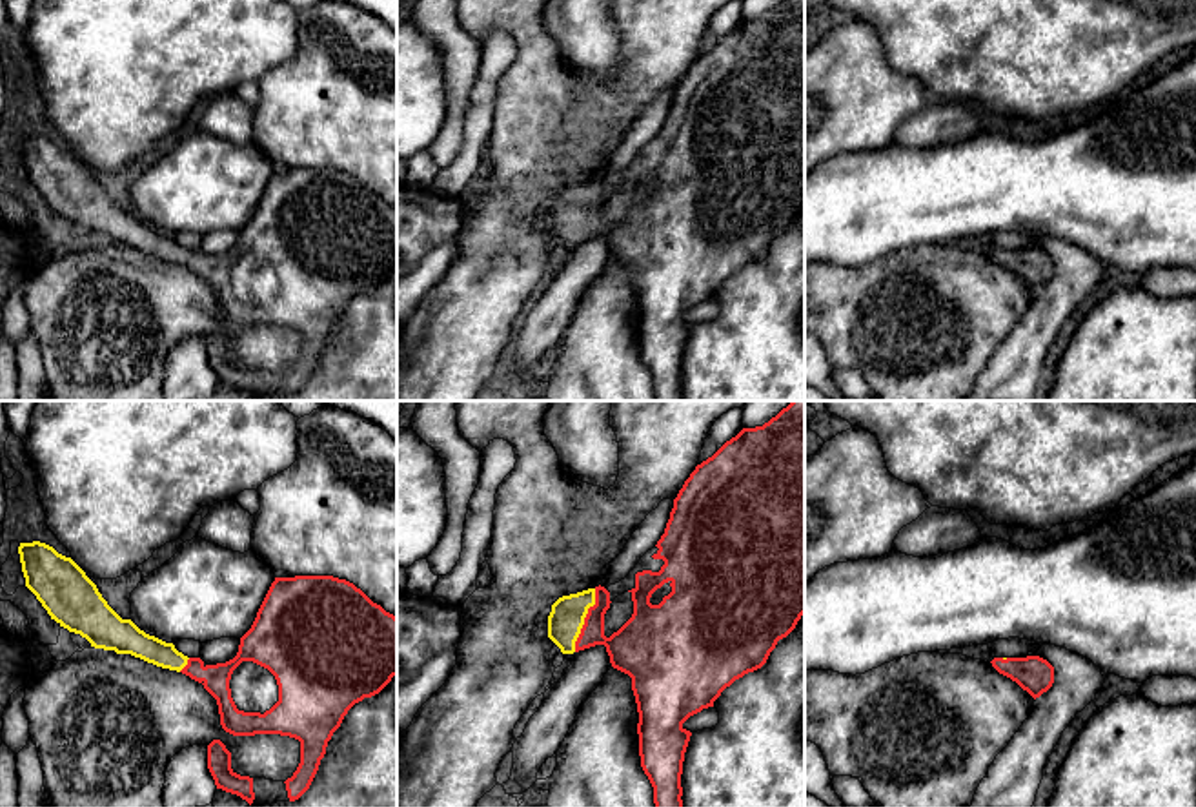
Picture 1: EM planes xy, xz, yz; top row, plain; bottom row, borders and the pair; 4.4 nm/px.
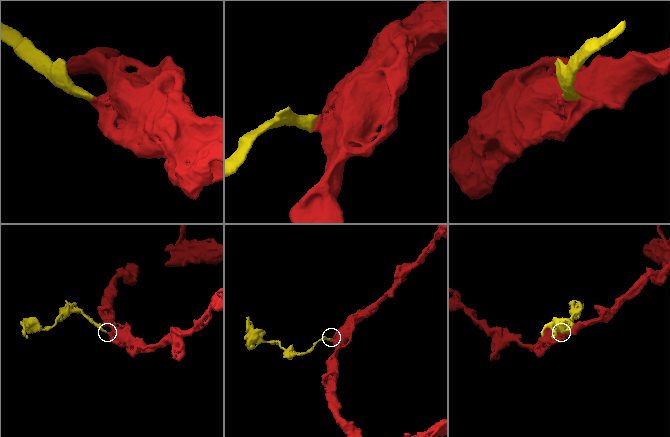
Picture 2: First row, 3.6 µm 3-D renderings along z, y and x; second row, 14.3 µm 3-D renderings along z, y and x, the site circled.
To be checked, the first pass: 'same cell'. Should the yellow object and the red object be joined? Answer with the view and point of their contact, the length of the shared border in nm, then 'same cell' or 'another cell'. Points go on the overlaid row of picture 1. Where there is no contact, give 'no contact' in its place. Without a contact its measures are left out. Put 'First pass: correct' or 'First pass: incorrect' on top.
First pass: correct
contact xz (583, 620); length 300 nm; same cell

